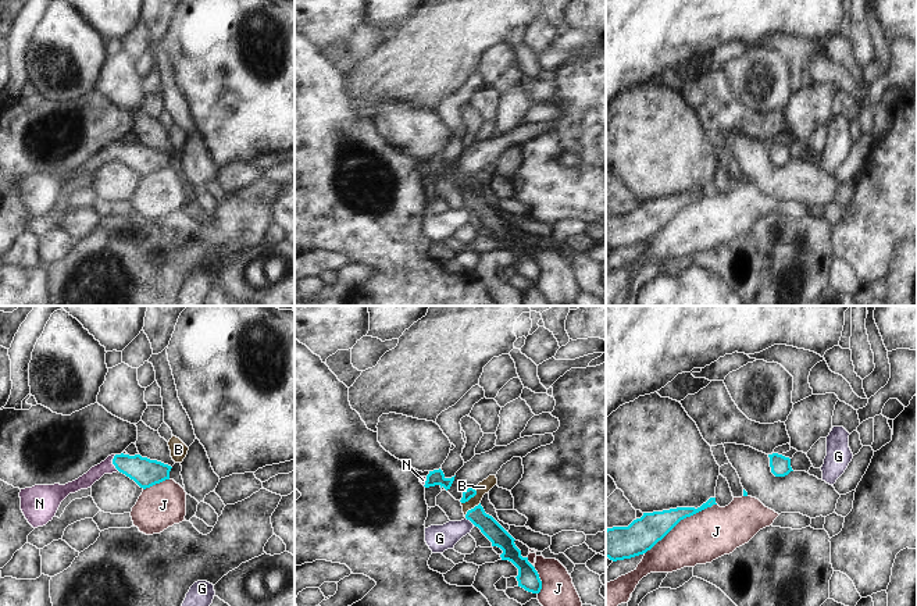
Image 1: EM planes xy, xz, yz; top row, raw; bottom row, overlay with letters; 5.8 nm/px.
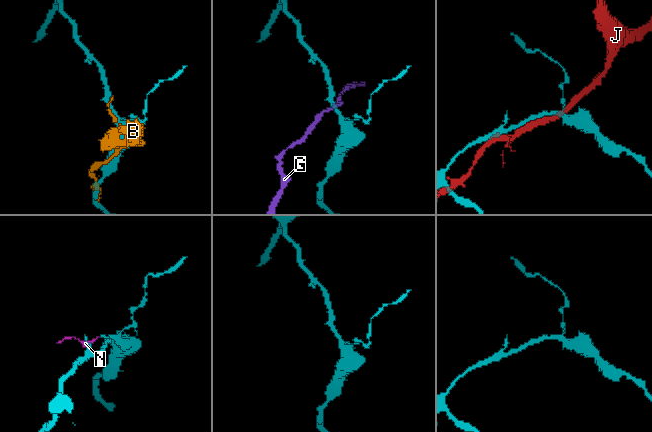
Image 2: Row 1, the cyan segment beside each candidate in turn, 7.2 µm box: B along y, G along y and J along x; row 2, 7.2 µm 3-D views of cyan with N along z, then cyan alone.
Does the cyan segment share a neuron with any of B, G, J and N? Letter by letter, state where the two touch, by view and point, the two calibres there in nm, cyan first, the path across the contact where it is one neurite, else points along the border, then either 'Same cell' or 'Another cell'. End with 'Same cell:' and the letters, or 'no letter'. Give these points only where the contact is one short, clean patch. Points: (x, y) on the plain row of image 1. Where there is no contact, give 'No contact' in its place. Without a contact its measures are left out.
B: Touches cyan at xz (471, 185). Thickness 60 nm (cyan) against 70 nm. Another cell
G: Touches cyan at xz (470, 209). Thickness 110 nm (cyan) against 160 nm. Boundary: xz (466, 206), (474, 213). Another cell
J: Touches cyan at yz (680, 209). Thickness 190 nm (cyan) against 280 nm. Another cell
N: Touches cyan at xy (113, 152). Thickness 160 nm (cyan) against 80 nm. Path across: xy (146, 161), (124, 152), (113, 152), (104, 156). Same cell
Same cell: N

